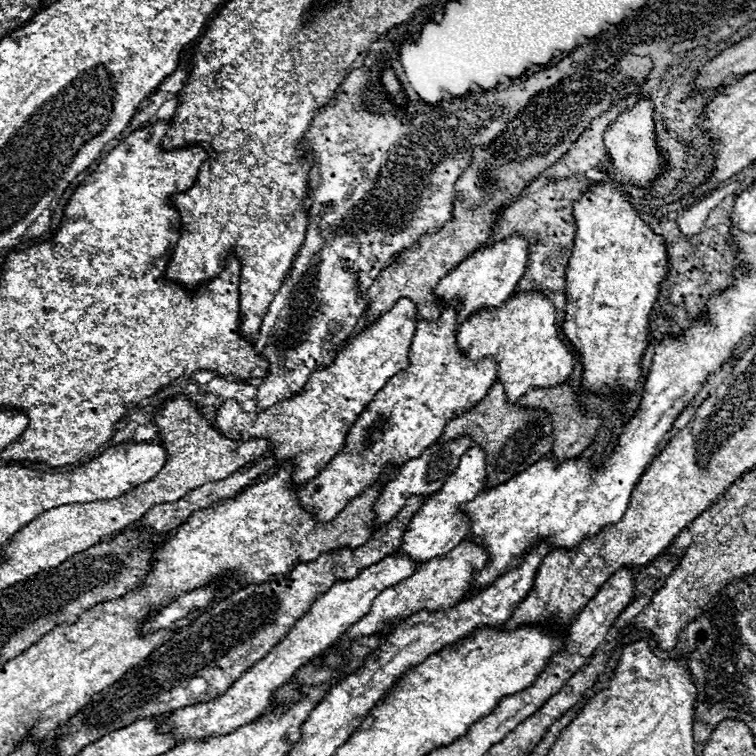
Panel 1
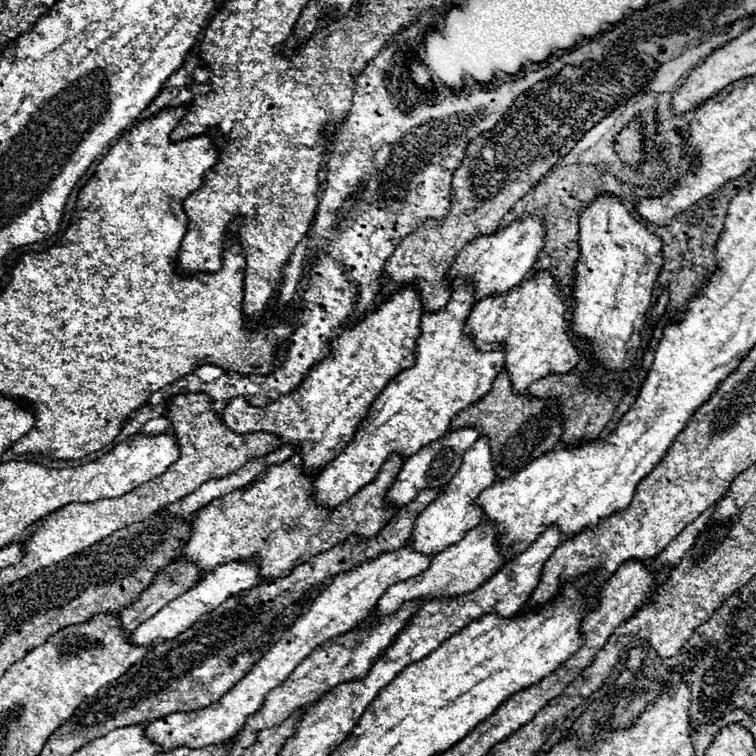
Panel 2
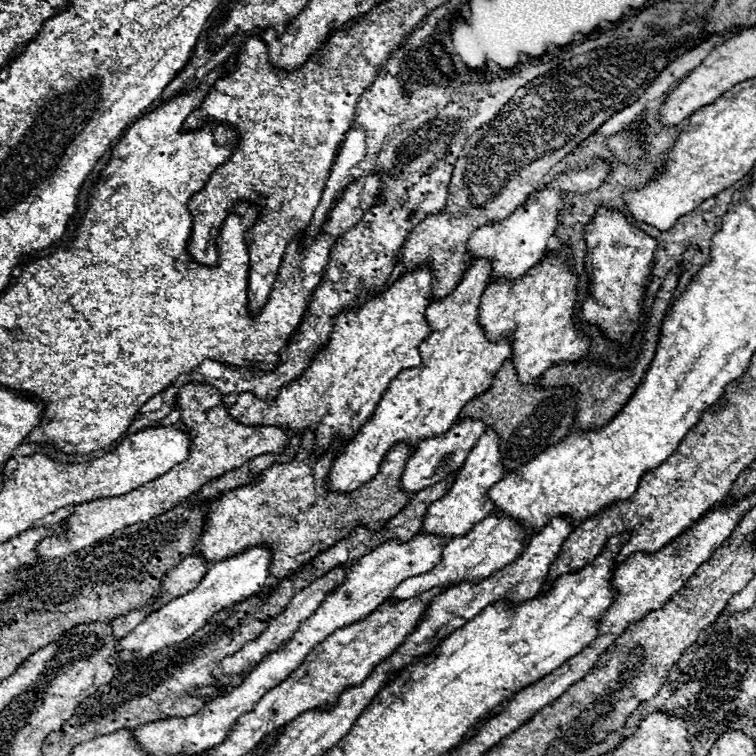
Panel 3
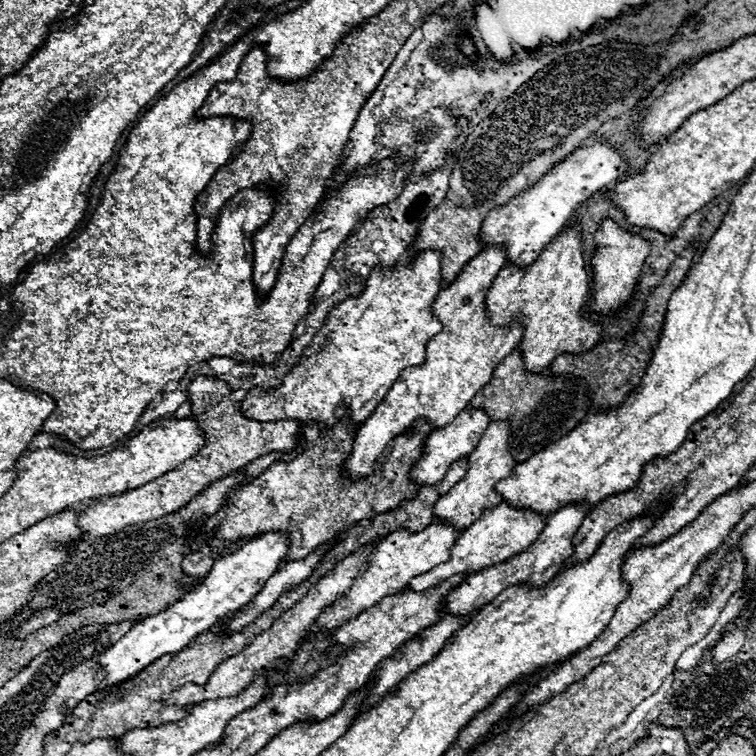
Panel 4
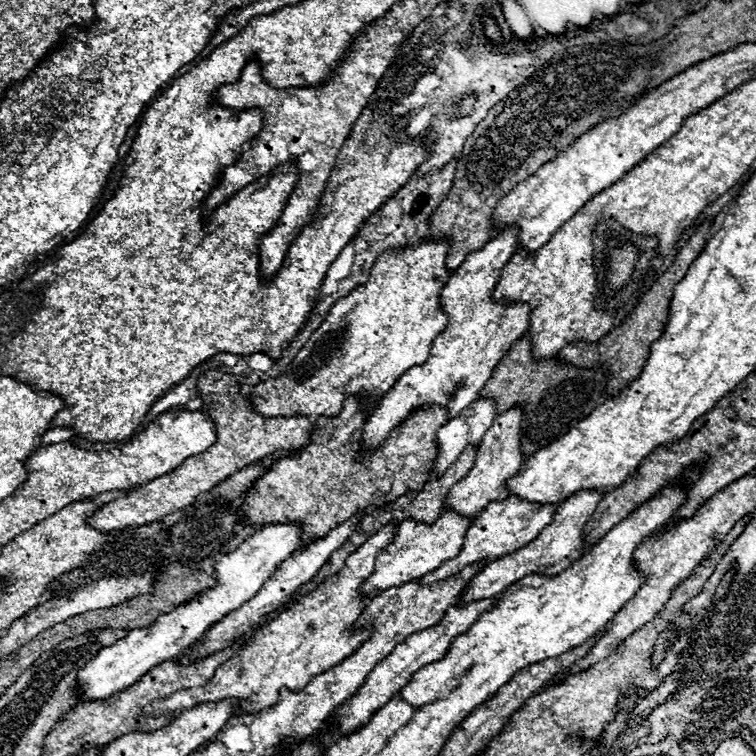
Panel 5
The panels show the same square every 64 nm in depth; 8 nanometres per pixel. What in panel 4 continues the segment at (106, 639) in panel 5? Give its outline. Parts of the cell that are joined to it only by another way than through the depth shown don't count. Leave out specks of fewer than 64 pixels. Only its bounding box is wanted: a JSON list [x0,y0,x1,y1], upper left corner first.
[110,622,134,644]

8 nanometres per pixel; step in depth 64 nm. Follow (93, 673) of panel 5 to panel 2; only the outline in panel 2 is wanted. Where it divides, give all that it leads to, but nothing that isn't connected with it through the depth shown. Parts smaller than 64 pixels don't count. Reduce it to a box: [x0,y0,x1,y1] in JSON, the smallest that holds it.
[132,562,262,644]

